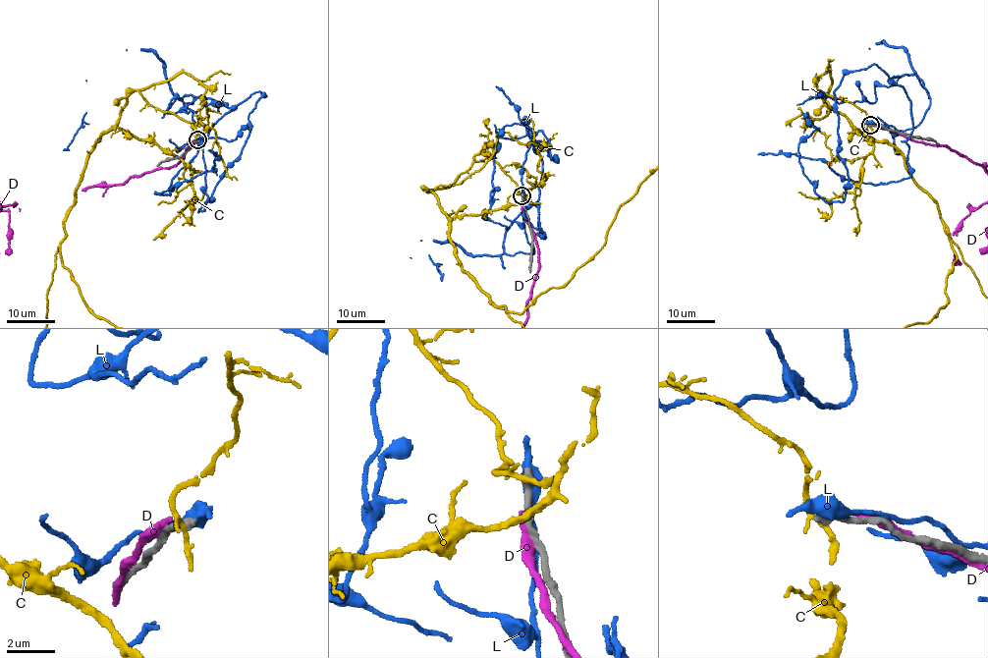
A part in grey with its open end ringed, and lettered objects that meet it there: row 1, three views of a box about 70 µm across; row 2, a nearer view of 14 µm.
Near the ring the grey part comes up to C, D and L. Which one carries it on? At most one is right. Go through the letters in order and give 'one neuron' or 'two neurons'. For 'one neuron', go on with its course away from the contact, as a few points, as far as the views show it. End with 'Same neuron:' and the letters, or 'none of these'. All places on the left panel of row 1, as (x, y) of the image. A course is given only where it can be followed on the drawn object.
C: two neurons
D: two neurons
L: two neurons
Same neuron: none of these

